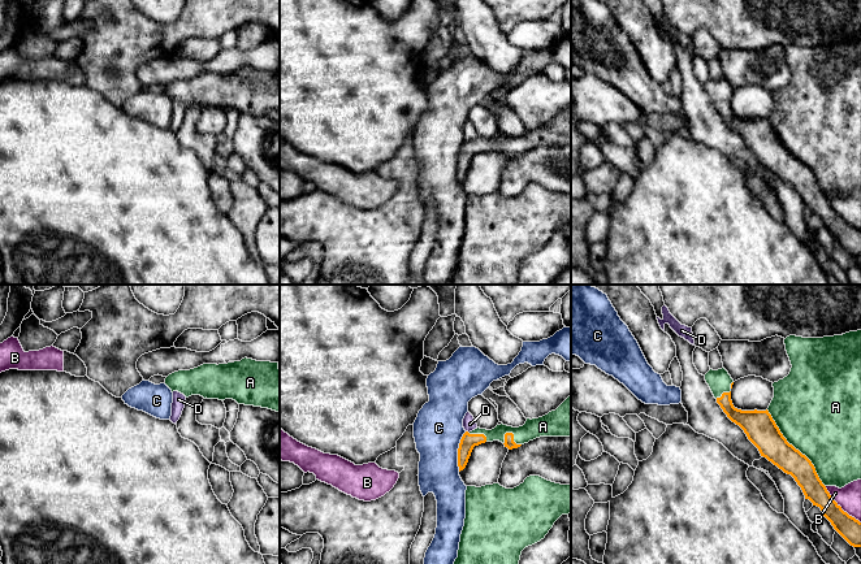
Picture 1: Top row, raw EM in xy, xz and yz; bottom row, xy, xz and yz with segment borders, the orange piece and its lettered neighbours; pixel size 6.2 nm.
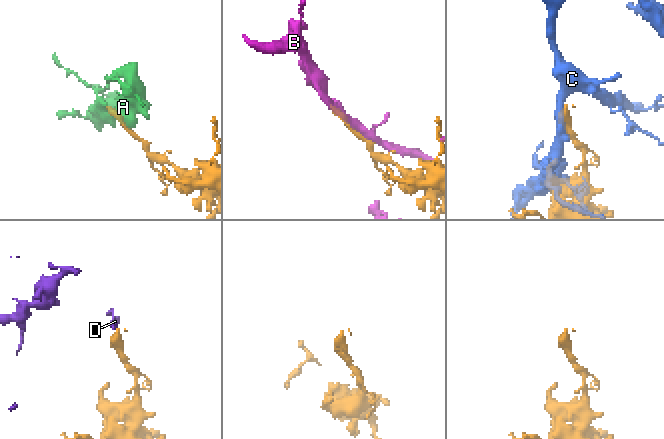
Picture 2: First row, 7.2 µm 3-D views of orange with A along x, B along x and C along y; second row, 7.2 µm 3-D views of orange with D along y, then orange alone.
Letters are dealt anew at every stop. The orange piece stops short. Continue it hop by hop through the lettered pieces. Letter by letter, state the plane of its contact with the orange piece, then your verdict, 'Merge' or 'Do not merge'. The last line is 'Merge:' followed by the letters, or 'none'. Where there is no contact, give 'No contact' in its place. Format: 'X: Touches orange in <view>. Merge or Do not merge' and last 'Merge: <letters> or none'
A: Touches orange in yz. Merge
B: Touches orange in yz. Do not merge
C: Touches orange in xz. Do not merge
D: Touches orange in xz. Do not merge
Merge: A

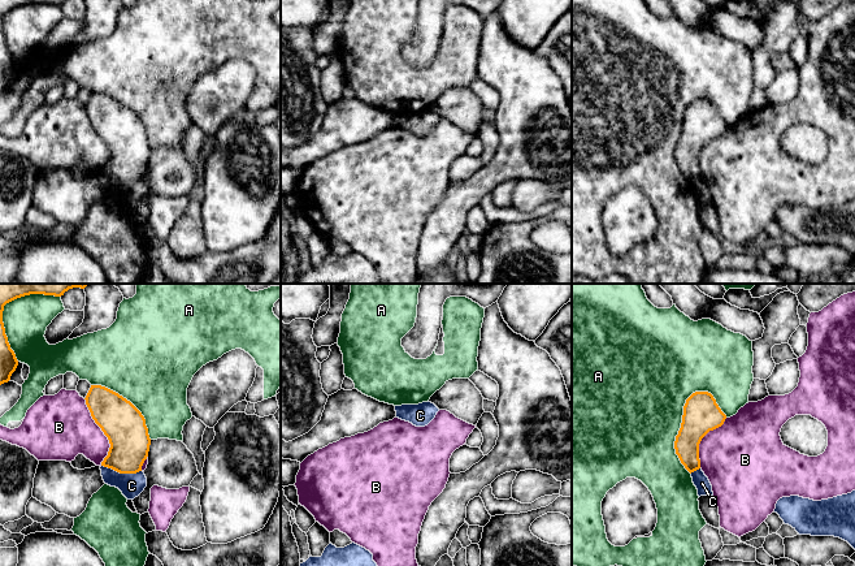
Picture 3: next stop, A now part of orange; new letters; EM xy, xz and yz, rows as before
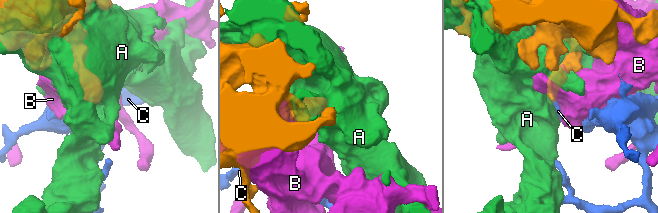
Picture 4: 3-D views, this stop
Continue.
A: Touches orange in yz. Do not merge
B: Touches orange in xy. Do not merge
C: Touches orange in xy. Do not merge
Merge: none

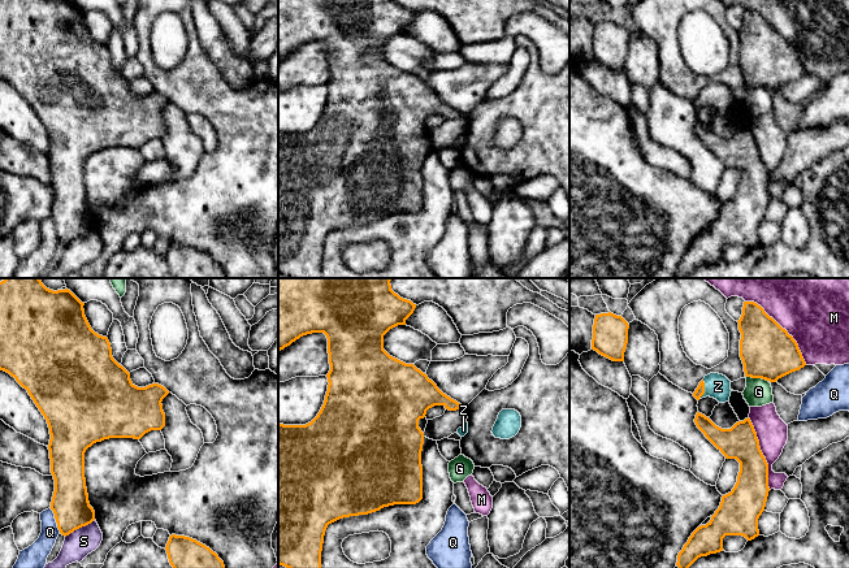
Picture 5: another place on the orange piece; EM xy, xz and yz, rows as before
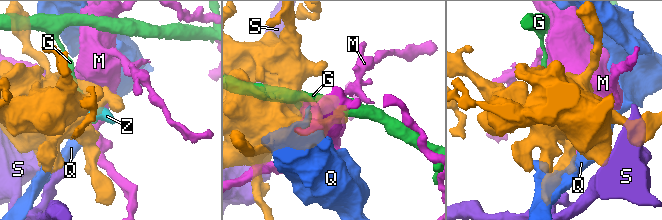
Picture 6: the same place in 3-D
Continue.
G: Touches orange in yz. Do not merge
M: Touches orange in yz. Do not merge
Q: Touches orange in xy. Do not merge
S: Touches orange in xy. Do not merge
Z: Touches orange in yz. Merge
Merge: Z

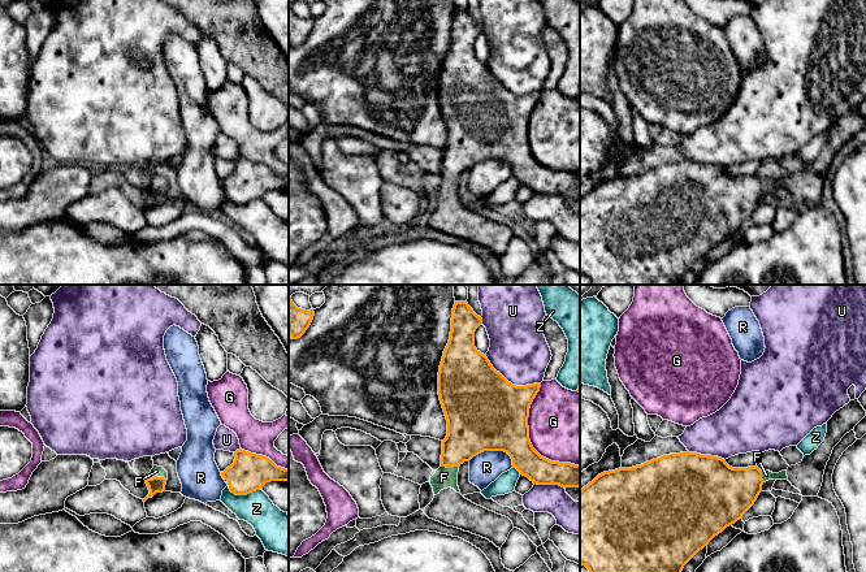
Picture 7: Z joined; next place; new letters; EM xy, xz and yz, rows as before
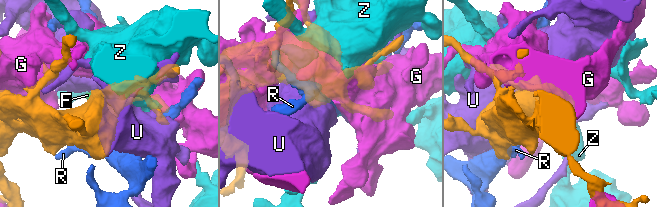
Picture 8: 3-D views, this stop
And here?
F: Touches orange in xy. Merge
G: Touches orange in xz. Do not merge
R: Touches orange in xz. Do not merge
U: Touches orange in xz. Do not merge
Z: Touches orange in xy. Do not merge
Merge: F

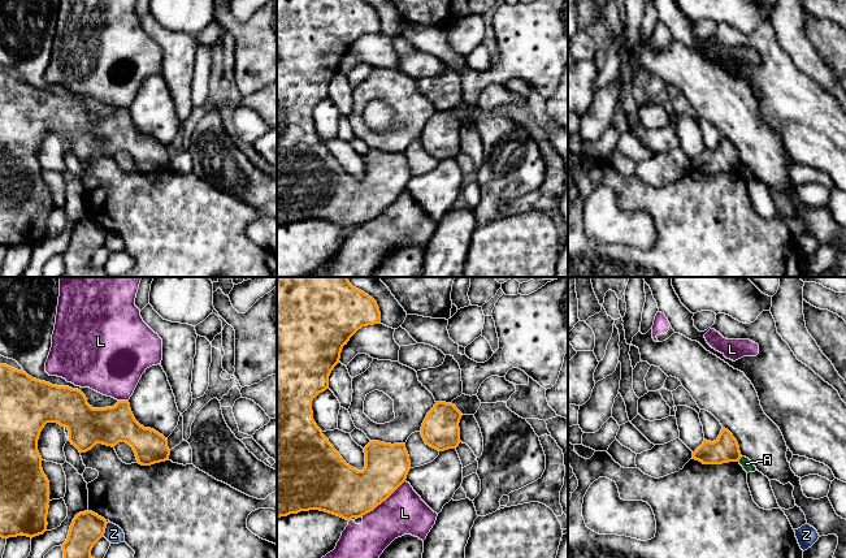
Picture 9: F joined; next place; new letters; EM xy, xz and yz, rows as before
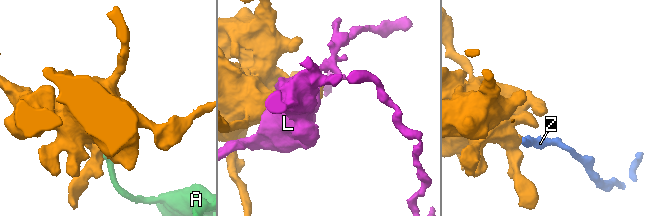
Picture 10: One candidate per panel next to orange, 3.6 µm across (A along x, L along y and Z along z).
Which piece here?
A: Touches orange in yz. Do not merge
L: Touches orange in xz. Do not merge
Z: Touches orange in xy. Do not merge
Merge: none

